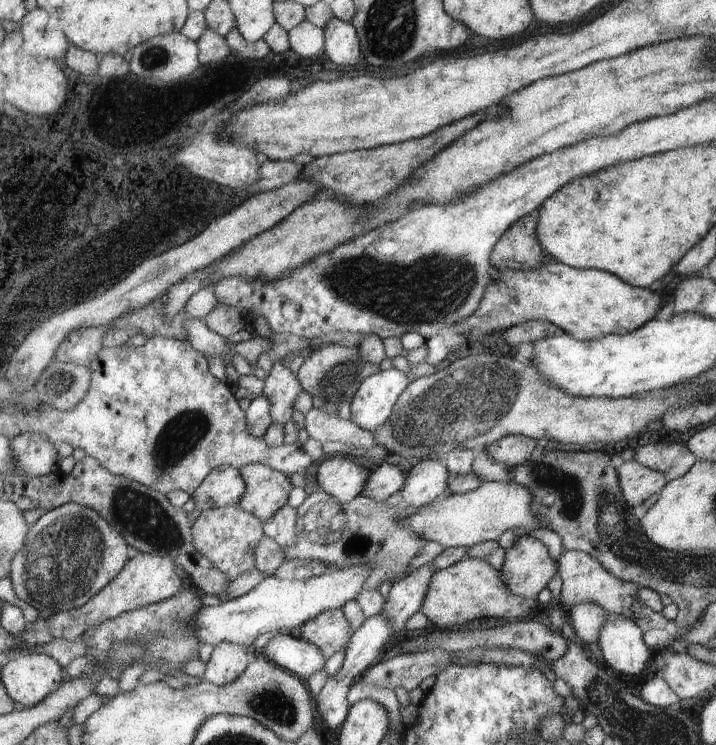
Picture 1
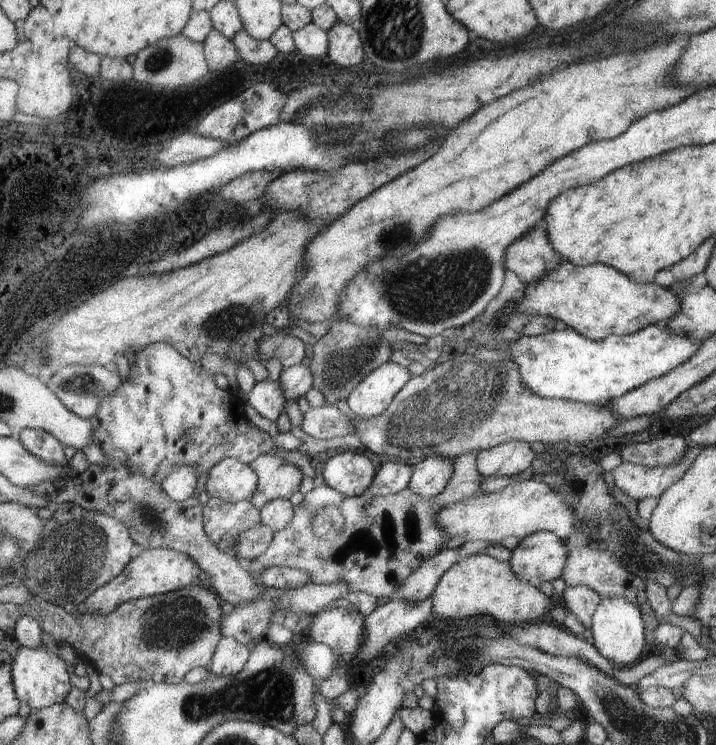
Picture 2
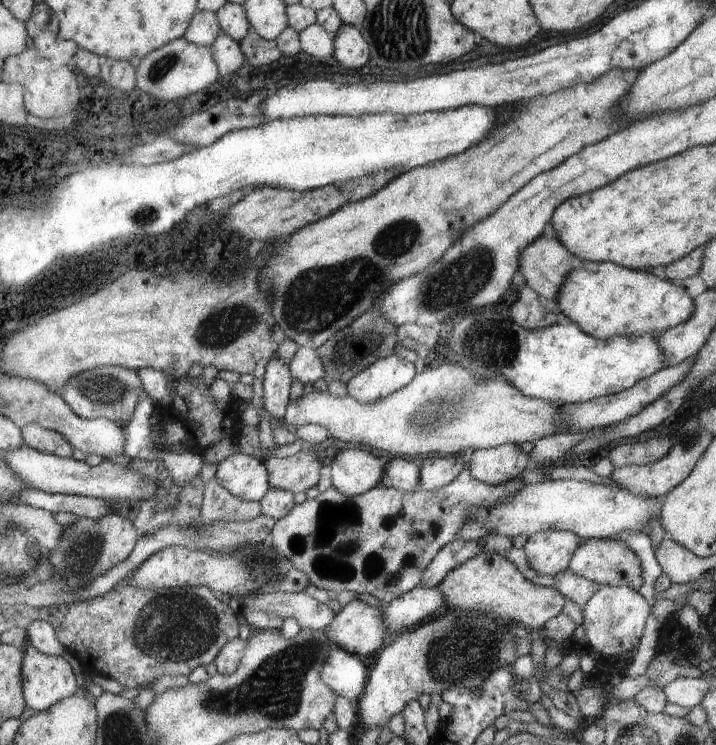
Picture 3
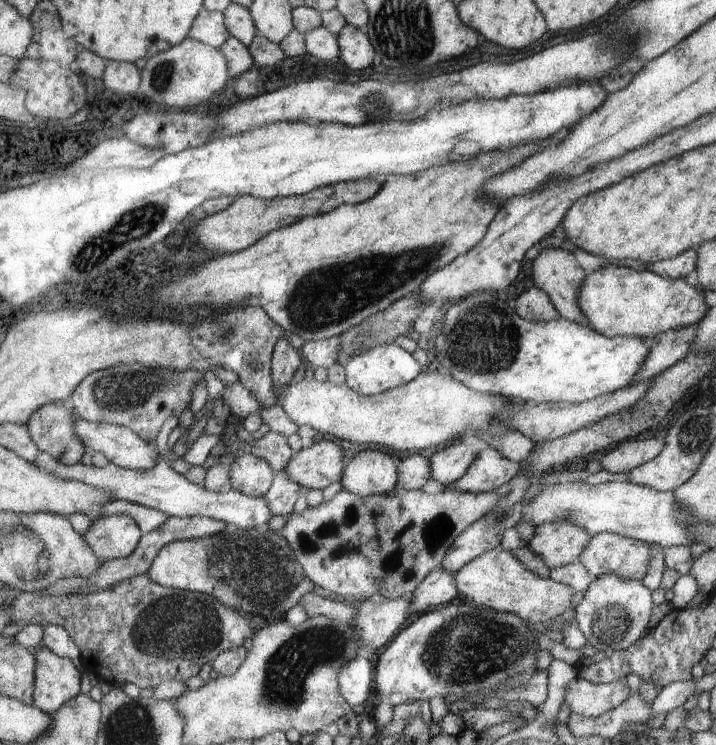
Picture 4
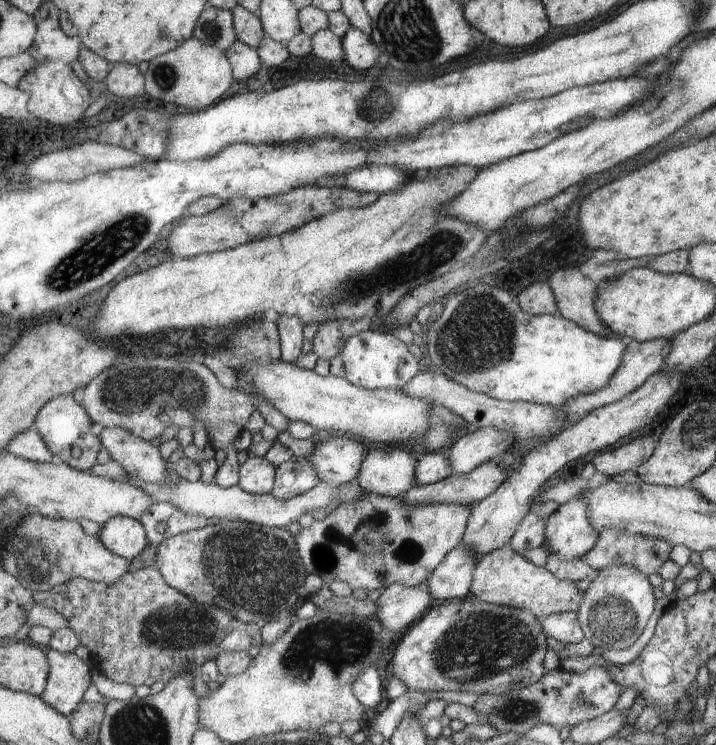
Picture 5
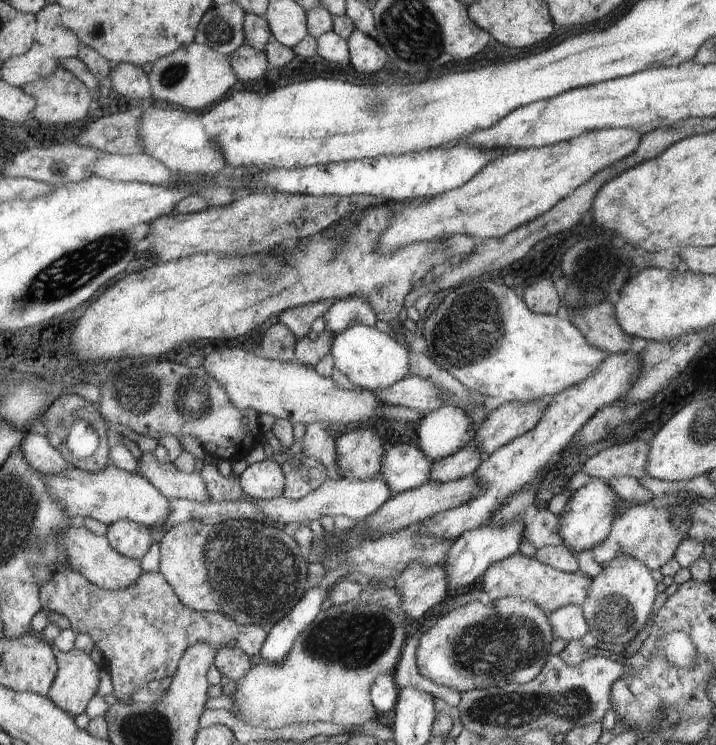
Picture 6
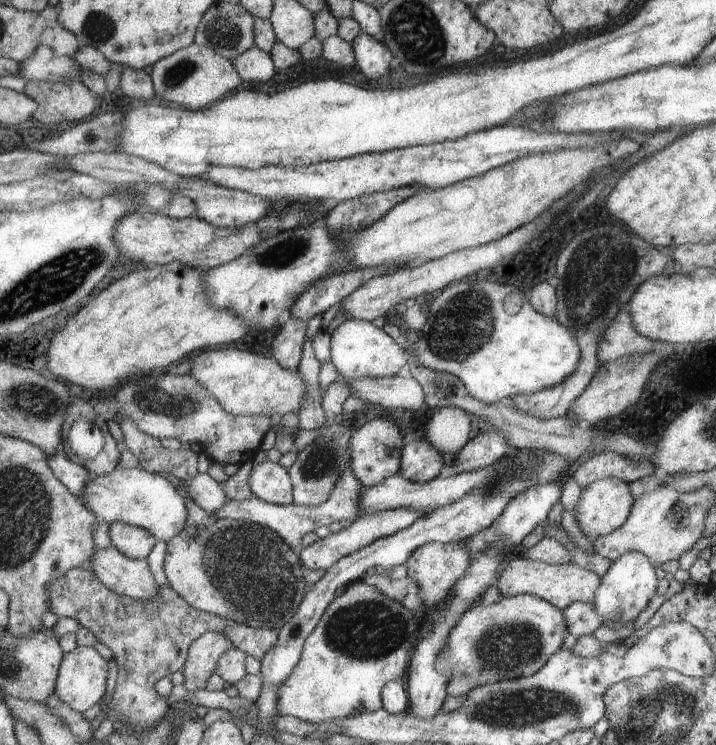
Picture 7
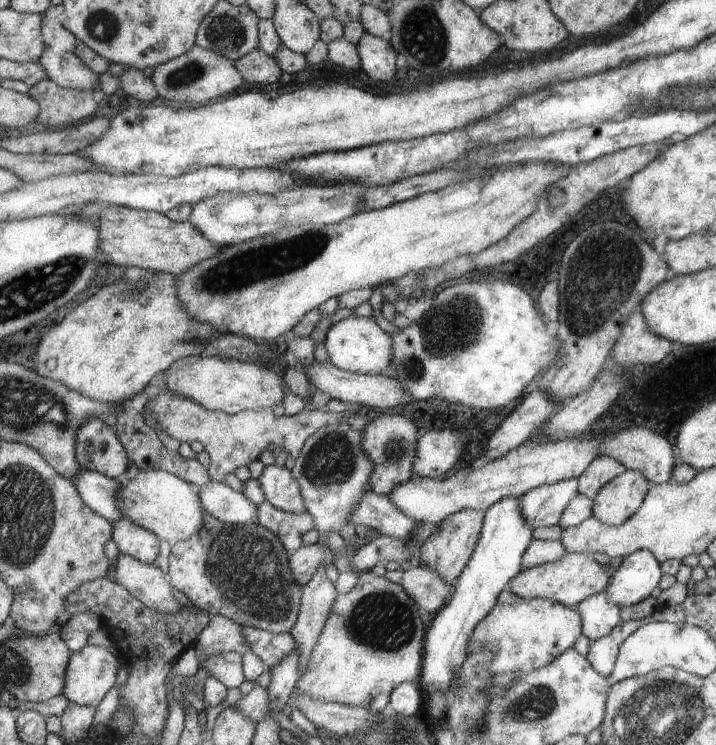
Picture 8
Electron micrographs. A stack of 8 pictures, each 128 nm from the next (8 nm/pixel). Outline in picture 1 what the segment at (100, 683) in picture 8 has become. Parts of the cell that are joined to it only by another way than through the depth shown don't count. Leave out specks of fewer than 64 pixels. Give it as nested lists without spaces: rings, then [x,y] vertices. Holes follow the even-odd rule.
[[[32,653],[9,659],[4,666],[4,682],[15,702],[29,708],[43,703],[64,684],[60,664],[45,653]]]

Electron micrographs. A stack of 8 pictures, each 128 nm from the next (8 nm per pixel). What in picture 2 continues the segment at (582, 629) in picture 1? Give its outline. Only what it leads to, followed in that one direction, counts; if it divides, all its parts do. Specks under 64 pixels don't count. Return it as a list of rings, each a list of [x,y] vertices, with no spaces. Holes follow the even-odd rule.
[[[566,586],[562,606],[574,614],[585,628],[590,628],[595,610],[603,598],[591,588],[586,586]]]

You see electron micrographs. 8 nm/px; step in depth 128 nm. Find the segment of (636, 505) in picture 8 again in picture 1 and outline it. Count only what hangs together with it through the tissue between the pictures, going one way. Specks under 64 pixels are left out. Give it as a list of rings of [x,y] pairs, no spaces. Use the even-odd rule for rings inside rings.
[[[523,534],[512,548],[506,550],[500,572],[512,594],[535,600],[559,572],[559,565],[540,540]]]

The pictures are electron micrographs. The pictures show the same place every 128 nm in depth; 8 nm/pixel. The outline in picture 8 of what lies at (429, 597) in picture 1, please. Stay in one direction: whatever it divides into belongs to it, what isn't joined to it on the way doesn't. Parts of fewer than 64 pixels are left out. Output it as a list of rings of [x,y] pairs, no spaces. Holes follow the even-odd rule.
[[[568,553],[561,560],[521,571],[512,579],[508,590],[521,600],[547,599],[568,607],[575,607],[582,600],[605,591],[611,582],[611,576],[608,566],[598,564],[591,556],[589,558],[584,553]]]

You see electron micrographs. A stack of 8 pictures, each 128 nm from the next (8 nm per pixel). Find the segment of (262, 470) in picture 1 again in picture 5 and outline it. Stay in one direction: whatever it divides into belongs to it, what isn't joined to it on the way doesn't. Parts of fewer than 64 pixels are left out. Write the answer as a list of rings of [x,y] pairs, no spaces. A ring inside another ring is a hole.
[[[334,437],[316,445],[316,452],[306,456],[315,465],[320,481],[339,486],[350,478],[360,476],[365,461],[364,446],[348,440]]]

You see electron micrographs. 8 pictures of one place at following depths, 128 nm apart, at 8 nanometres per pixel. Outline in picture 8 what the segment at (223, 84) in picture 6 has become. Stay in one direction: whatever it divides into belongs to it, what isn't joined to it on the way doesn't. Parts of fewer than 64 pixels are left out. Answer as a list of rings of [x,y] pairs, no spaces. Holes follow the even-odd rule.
[[[196,45],[186,54],[156,67],[151,80],[156,86],[158,96],[166,100],[188,102],[188,104],[198,106],[198,104],[205,105],[236,93],[244,82],[242,76],[243,74],[227,57]]]

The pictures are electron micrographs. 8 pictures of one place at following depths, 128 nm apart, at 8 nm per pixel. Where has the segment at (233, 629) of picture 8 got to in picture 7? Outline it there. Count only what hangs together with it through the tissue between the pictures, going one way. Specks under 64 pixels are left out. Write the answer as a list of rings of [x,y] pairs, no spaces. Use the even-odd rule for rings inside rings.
[[[208,631],[200,635],[188,651],[183,672],[186,690],[194,692],[205,689],[208,679],[218,668],[219,659],[228,654],[232,647],[234,644],[226,638],[226,634]]]

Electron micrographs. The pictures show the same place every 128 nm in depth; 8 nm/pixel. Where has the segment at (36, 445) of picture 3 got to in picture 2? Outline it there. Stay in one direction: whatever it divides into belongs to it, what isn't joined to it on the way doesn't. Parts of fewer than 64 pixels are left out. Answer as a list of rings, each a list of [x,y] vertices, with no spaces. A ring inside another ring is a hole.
[[[42,429],[20,430],[24,448],[36,455],[36,458],[52,465],[66,465],[69,461],[64,455],[64,444],[51,433]]]

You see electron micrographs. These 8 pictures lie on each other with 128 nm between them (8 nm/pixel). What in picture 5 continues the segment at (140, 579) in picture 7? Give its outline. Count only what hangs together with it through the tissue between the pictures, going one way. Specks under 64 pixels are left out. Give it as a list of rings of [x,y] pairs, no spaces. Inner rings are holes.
[[[32,513],[6,540],[4,568],[15,573],[32,591],[48,591],[76,578],[116,583],[131,570],[132,562],[126,557],[116,556],[98,536],[86,534],[76,520],[52,520]]]

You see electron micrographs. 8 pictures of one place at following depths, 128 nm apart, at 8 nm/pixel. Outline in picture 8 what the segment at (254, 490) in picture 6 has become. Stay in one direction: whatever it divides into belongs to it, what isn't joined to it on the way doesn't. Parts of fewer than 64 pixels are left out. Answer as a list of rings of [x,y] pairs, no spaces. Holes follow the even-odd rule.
[[[266,466],[258,478],[266,501],[284,512],[304,514],[307,502],[294,474],[283,466]]]

